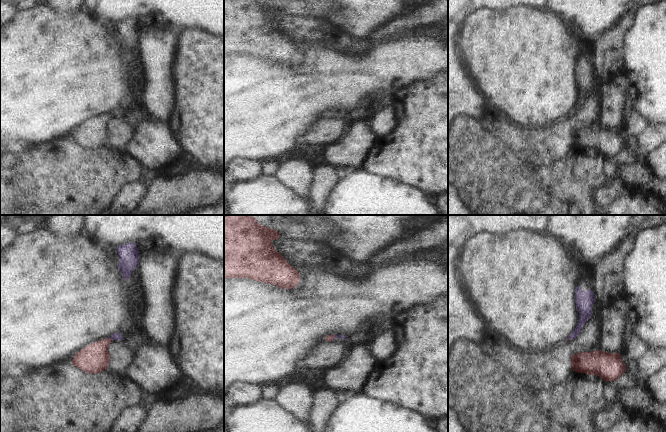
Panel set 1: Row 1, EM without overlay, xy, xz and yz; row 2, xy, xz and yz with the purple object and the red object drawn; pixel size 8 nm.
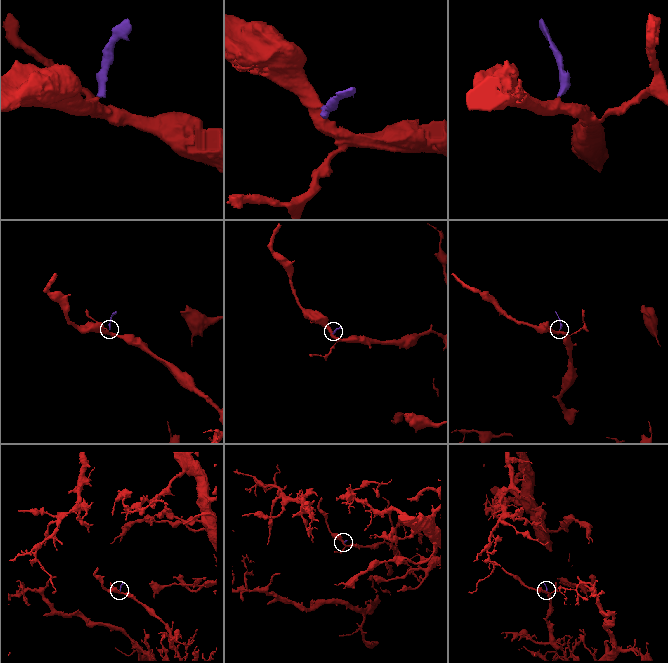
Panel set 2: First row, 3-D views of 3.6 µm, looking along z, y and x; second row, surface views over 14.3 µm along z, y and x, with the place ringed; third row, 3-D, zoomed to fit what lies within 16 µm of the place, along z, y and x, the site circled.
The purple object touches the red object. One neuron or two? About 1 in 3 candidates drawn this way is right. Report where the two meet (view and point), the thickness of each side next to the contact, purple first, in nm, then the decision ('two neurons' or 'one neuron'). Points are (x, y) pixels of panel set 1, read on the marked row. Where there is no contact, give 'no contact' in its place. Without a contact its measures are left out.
meets purple in xy at (110, 338); 60 nm thick on the purple side, 240 nm on the other; one neuron

